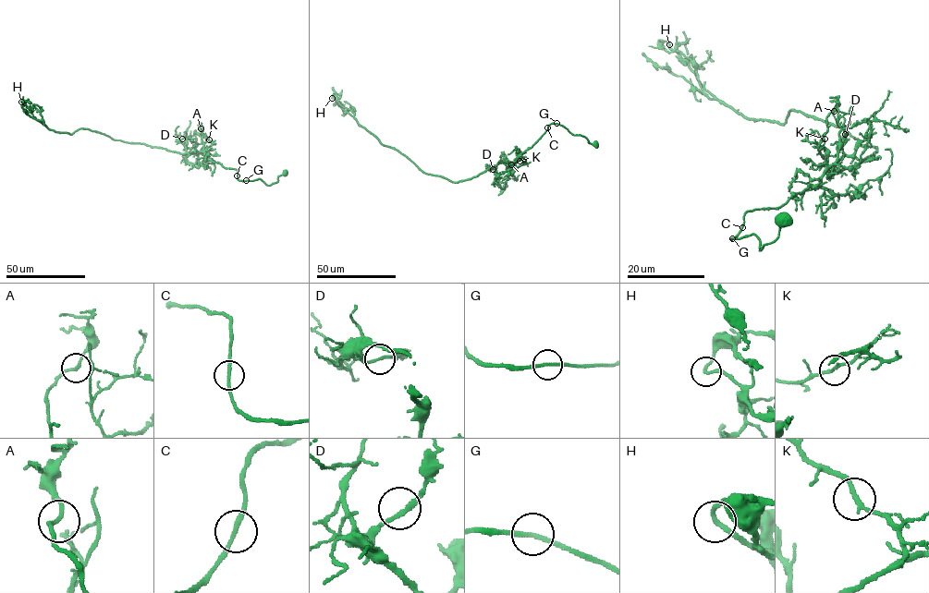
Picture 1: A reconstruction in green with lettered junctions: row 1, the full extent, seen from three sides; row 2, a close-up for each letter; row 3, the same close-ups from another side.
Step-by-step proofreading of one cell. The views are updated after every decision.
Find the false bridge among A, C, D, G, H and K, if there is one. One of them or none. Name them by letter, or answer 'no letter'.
no letter

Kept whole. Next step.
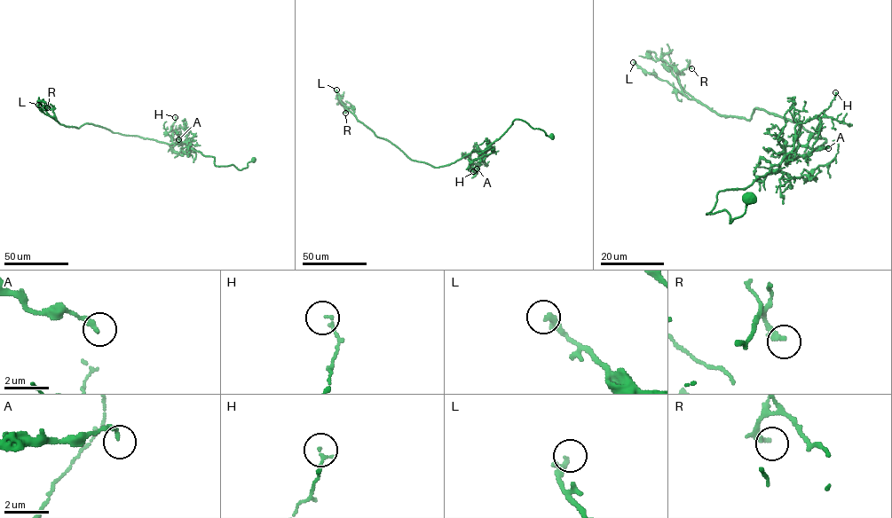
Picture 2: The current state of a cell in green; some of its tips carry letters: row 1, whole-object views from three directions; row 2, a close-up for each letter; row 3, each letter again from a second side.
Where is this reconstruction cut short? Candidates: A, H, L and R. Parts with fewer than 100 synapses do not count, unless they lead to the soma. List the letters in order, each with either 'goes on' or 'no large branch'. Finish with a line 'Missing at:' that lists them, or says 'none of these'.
A: no large branch
H: no large branch
L: no large branch
R: no large branch
Missing at: none of these

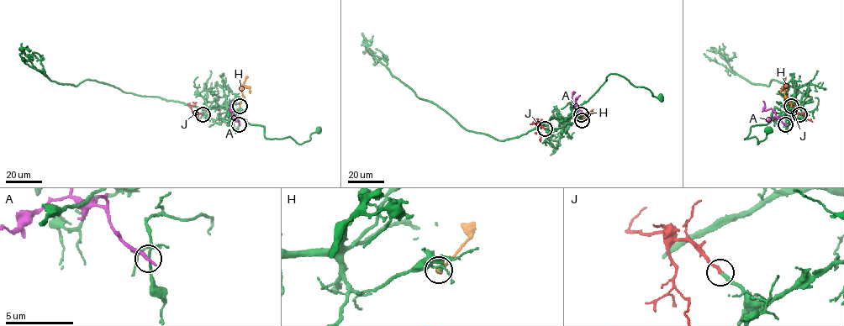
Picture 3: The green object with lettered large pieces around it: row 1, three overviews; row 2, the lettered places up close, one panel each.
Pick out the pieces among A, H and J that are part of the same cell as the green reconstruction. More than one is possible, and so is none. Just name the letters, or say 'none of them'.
J

